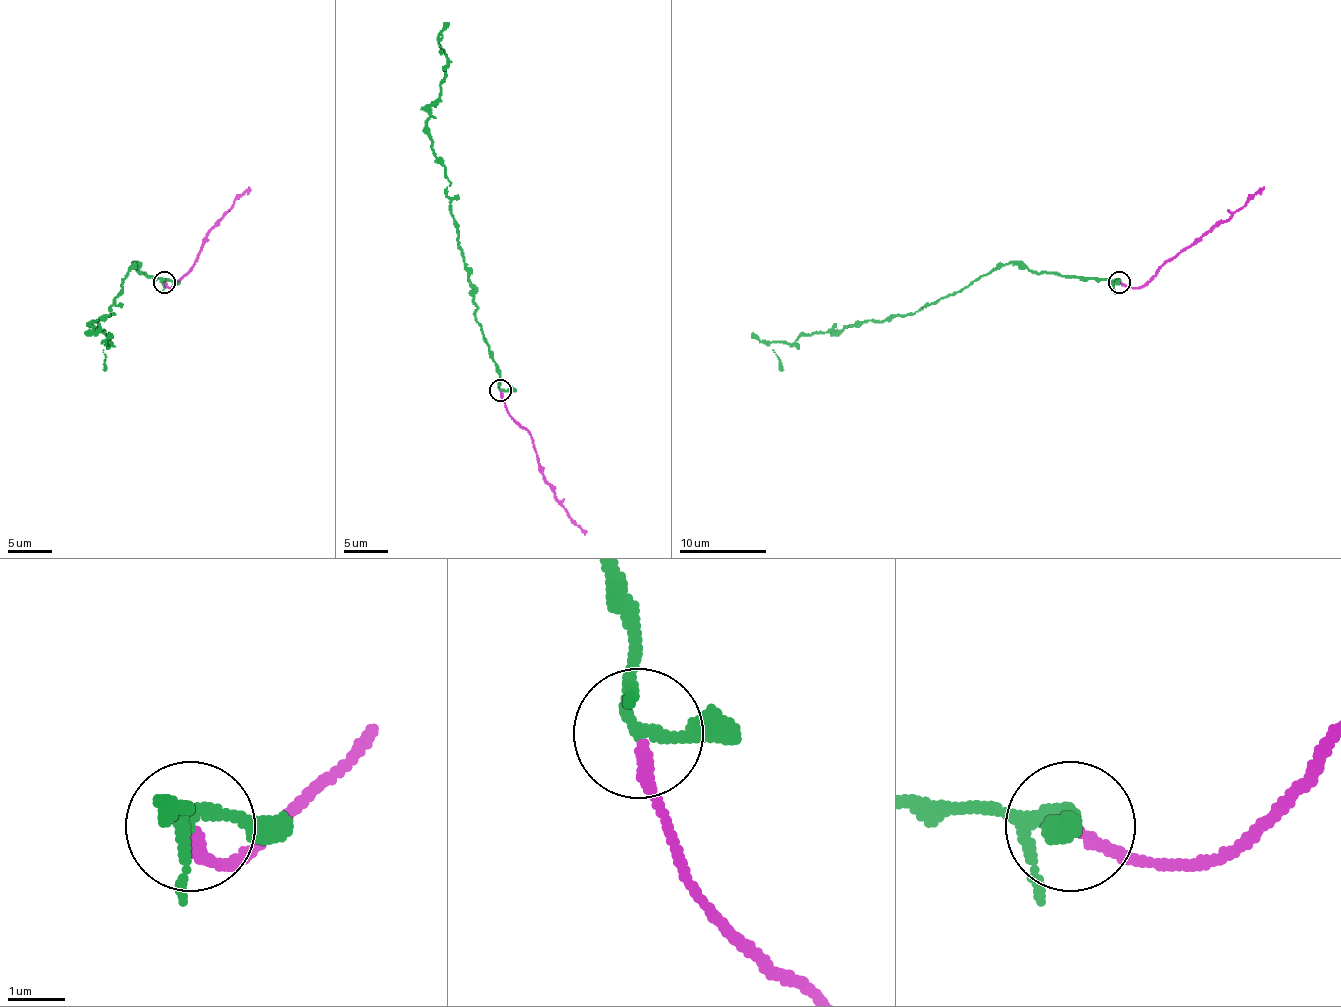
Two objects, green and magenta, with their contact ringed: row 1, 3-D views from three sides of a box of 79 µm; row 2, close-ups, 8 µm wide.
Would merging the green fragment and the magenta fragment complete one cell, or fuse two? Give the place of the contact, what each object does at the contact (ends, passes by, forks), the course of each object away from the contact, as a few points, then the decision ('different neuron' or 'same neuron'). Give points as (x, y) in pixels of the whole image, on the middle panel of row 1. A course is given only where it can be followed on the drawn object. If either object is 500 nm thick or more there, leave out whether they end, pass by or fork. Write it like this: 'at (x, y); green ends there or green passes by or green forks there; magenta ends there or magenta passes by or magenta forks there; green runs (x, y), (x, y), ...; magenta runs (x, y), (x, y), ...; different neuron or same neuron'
at (500, 390); green forks there; magenta ends there; green runs (500, 391), (497, 364), (476, 318), (443, 161), (432, 150), (427, 119), (447, 62), (441, 41), (443, 54); magenta runs (500, 391), (508, 413), (532, 439), (539, 472), (552, 487), (557, 502), (585, 535); same neuron

